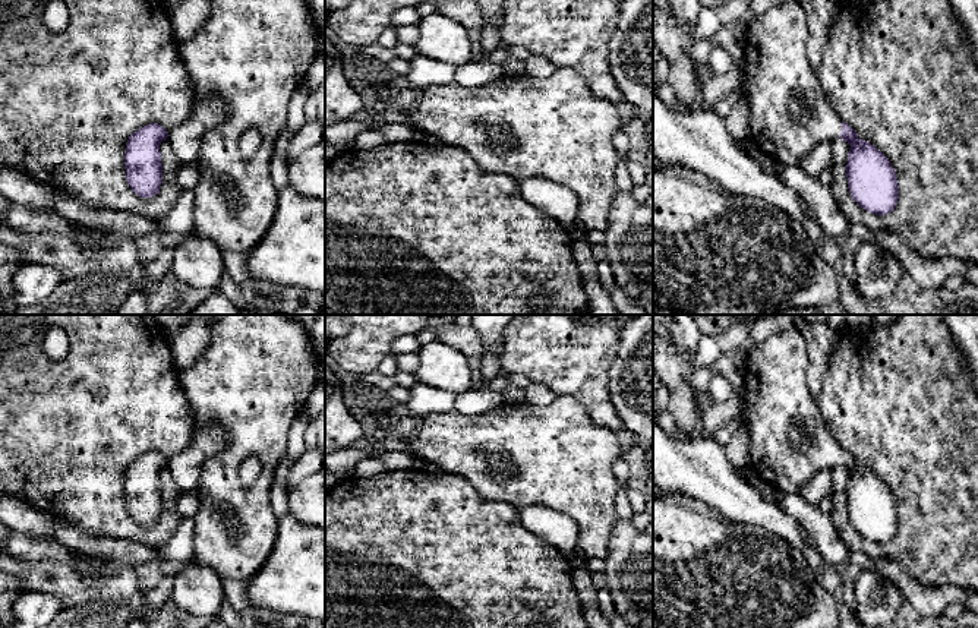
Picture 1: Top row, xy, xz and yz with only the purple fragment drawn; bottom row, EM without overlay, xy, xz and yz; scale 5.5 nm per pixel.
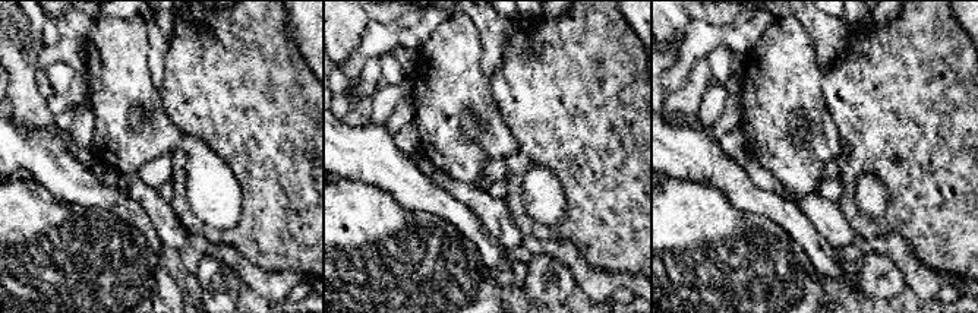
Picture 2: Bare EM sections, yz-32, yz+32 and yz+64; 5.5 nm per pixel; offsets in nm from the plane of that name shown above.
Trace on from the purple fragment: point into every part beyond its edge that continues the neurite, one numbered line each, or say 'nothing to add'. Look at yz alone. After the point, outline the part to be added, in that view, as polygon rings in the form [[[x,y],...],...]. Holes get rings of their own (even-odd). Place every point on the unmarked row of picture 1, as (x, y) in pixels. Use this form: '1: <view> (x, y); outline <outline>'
1: yz (789, 441); outline [[[795,326],[770,335],[744,362],[742,419],[751,441],[748,468],[786,495],[801,495],[815,473],[840,467],[842,460],[842,448],[829,432],[807,382],[808,365],[805,338]]]

